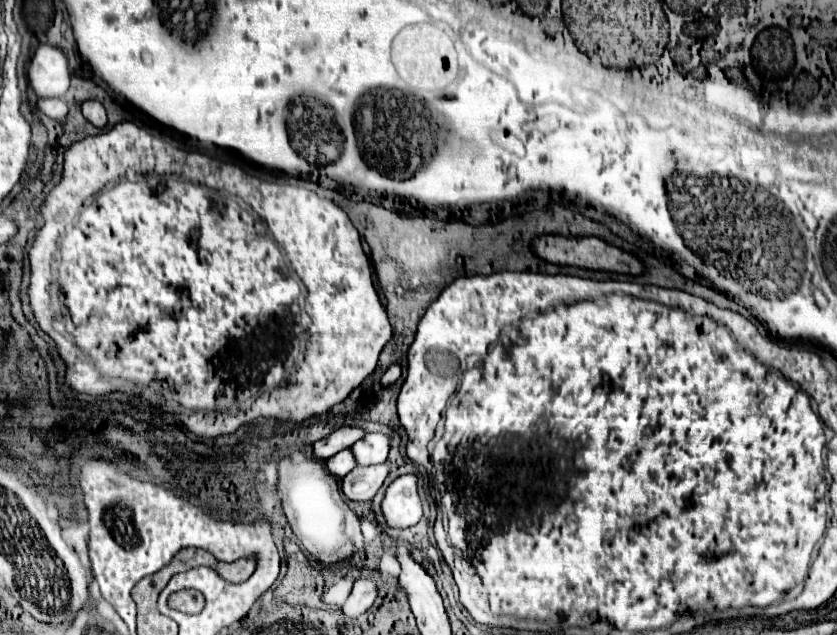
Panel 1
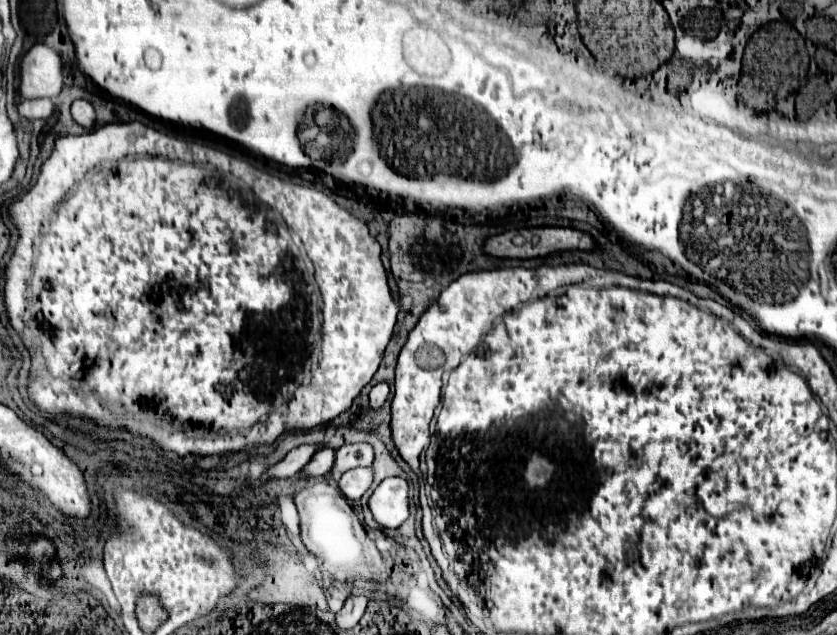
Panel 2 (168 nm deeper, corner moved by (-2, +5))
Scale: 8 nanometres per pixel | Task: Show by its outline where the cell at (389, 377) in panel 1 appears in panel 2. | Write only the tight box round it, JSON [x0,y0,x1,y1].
[369,383,389,409]

